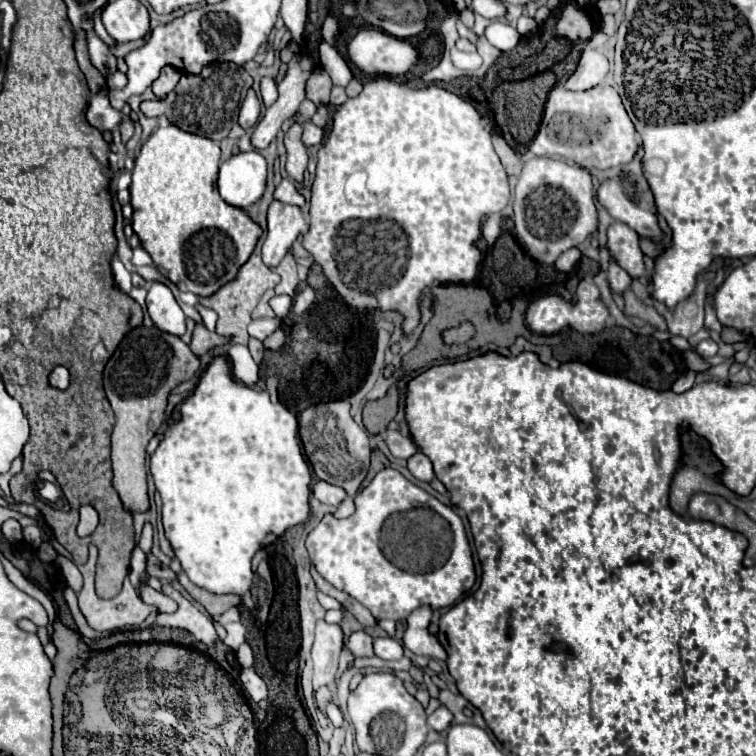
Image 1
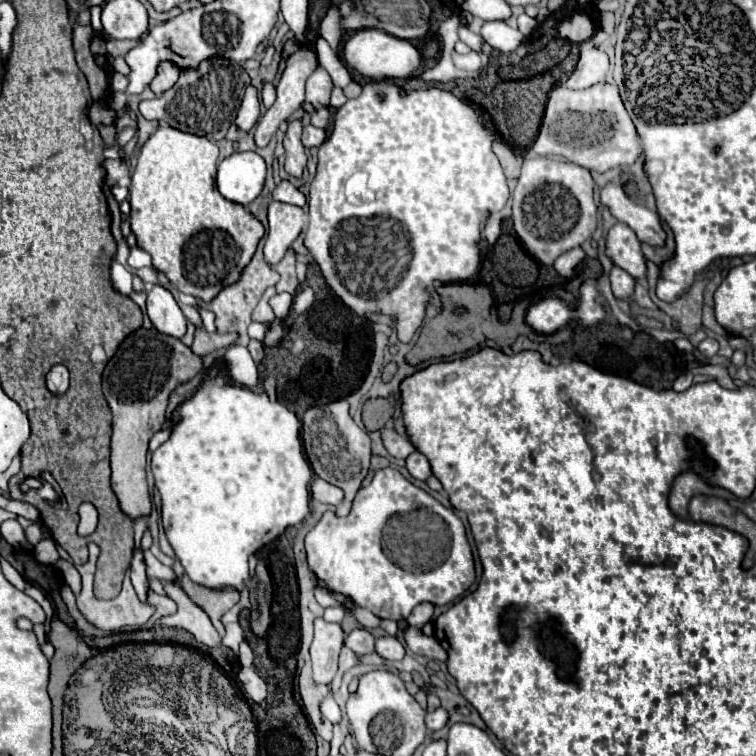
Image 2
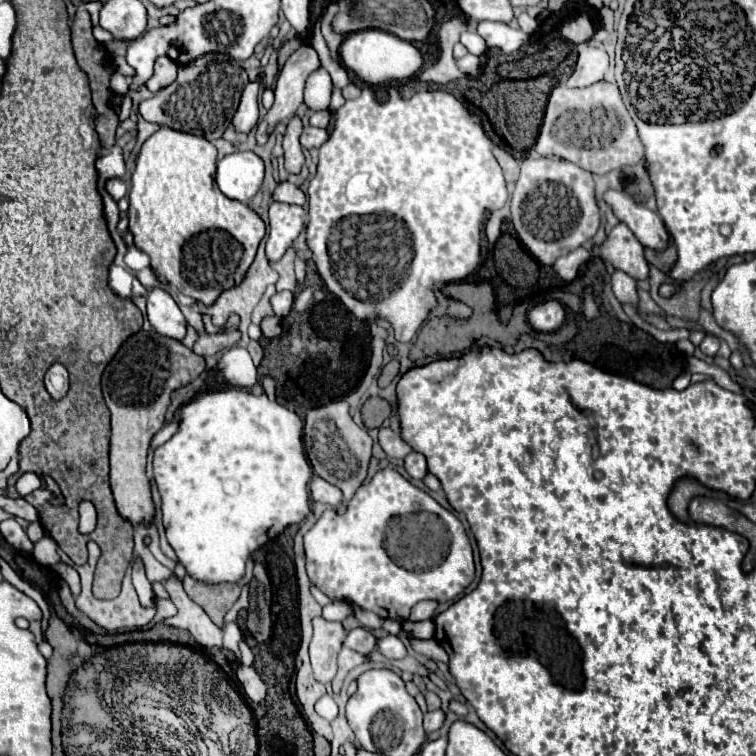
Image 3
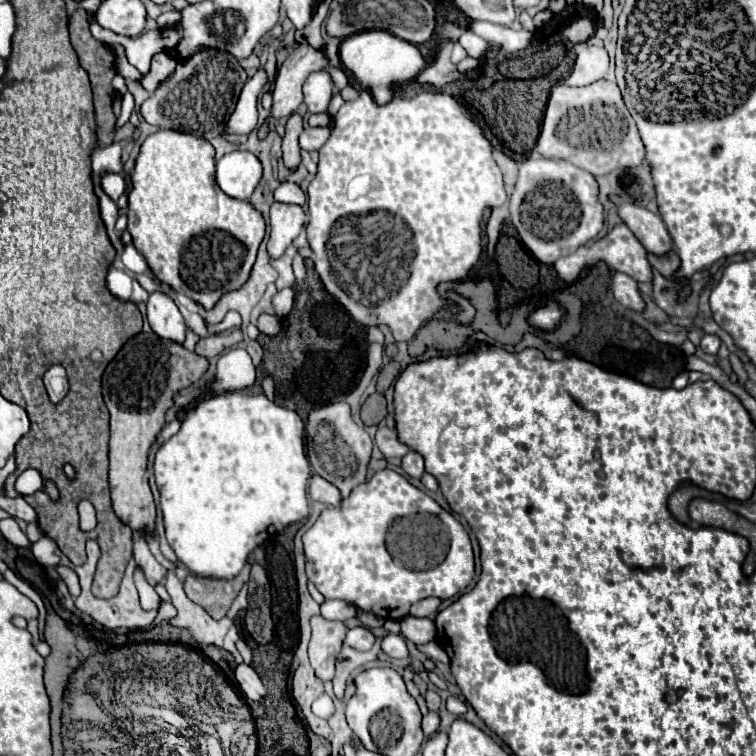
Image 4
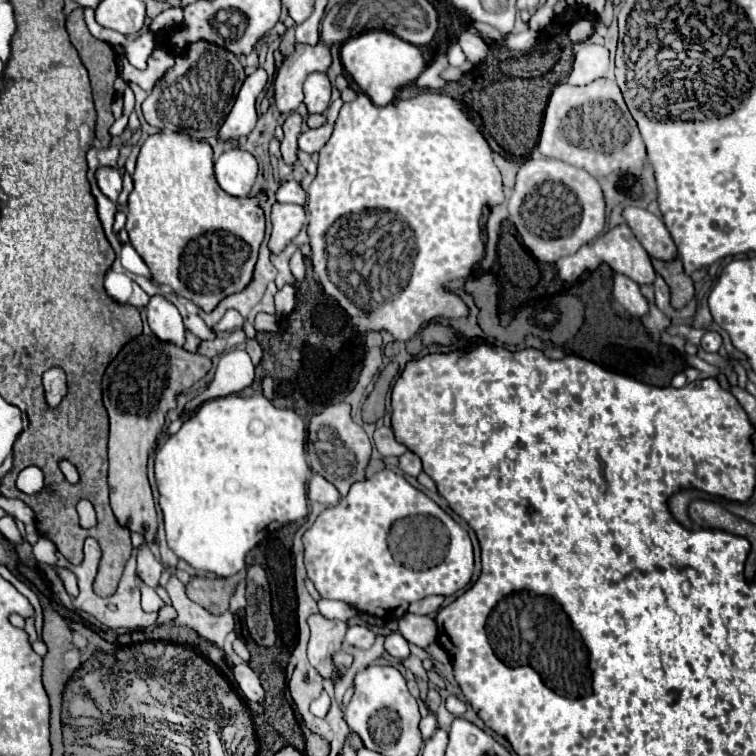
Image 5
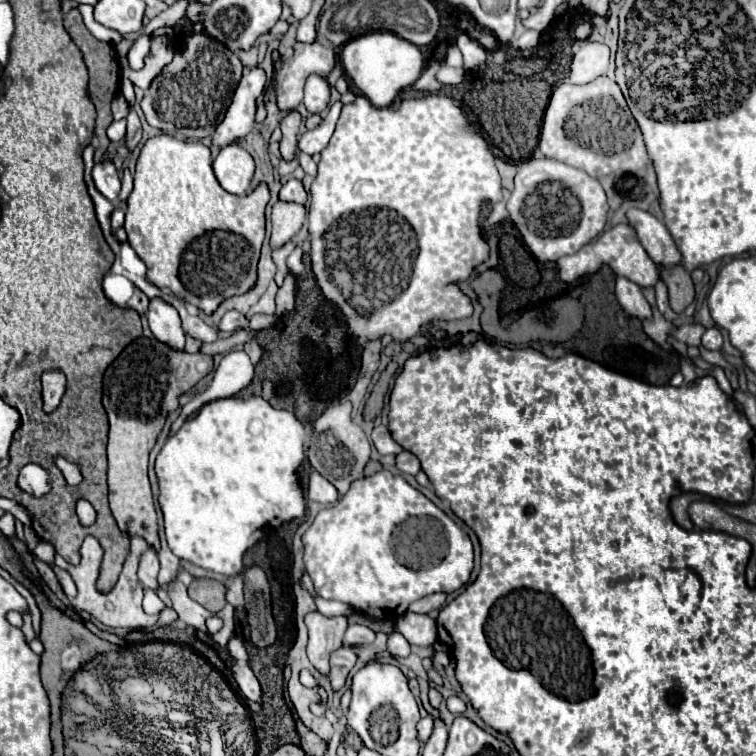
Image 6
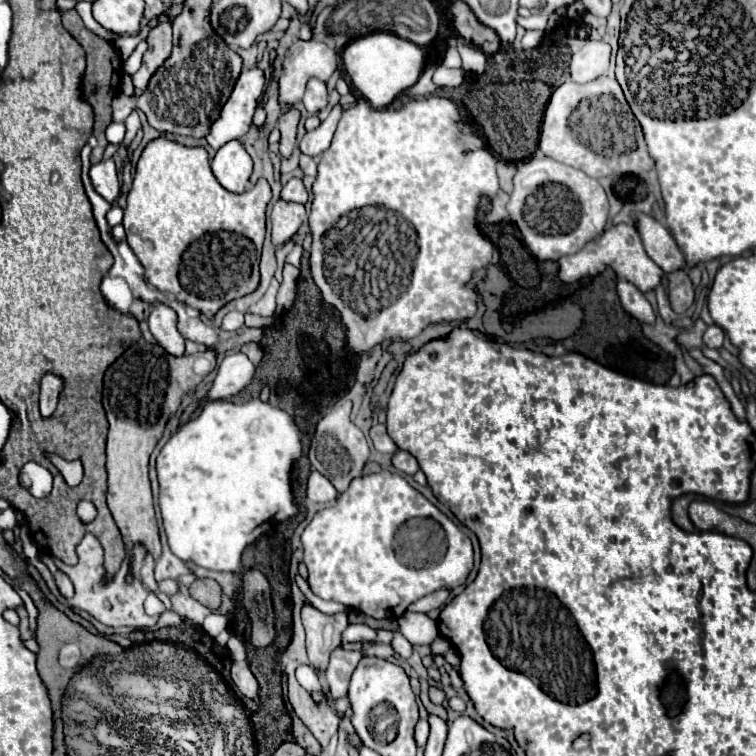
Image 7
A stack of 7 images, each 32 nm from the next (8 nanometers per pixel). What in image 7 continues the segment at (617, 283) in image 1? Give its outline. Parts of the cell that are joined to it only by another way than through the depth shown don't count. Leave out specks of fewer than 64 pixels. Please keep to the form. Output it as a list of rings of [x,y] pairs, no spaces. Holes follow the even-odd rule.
[[[618,280],[616,292],[618,292],[618,298],[620,298],[622,308],[624,308],[630,316],[638,318],[640,322],[654,324],[656,314],[654,314],[650,302],[644,298],[644,294],[642,294],[634,284],[630,284],[628,280]]]

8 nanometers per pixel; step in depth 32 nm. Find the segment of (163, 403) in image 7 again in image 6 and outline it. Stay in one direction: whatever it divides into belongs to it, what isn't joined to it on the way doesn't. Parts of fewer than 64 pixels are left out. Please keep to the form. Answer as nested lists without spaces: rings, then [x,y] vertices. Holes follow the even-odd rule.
[[[152,298],[146,316],[152,334],[172,348],[162,346],[156,338],[138,338],[104,372],[104,408],[109,422],[108,489],[110,510],[120,530],[130,536],[142,536],[158,550],[156,510],[148,482],[148,454],[162,432],[166,414],[178,408],[180,394],[194,388],[212,370],[214,362],[210,356],[180,356],[178,350],[184,350],[184,330],[174,306],[162,298]]]

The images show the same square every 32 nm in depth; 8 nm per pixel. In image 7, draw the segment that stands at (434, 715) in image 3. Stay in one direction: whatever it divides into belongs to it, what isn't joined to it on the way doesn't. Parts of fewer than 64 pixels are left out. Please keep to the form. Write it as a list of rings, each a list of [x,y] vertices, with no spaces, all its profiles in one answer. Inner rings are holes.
[[[420,720],[420,722],[416,724],[416,742],[418,742],[420,748],[426,746],[428,732],[430,732],[430,724],[428,724],[428,720]]]

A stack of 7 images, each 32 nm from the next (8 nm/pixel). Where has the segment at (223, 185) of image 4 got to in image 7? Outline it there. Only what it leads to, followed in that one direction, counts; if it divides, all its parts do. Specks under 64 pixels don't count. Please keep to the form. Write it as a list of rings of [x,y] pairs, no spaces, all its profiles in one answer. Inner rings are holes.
[[[230,140],[212,158],[212,172],[228,192],[242,194],[250,184],[252,158],[238,140]]]

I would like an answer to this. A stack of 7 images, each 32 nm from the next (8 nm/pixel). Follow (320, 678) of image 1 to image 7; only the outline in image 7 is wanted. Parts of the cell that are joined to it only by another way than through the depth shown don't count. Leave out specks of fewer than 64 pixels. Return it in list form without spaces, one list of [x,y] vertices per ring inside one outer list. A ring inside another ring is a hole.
[[[306,606],[302,608],[302,622],[306,628],[306,646],[310,664],[318,672],[326,672],[330,652],[342,644],[342,632],[348,626],[346,614],[326,616],[320,610]]]

